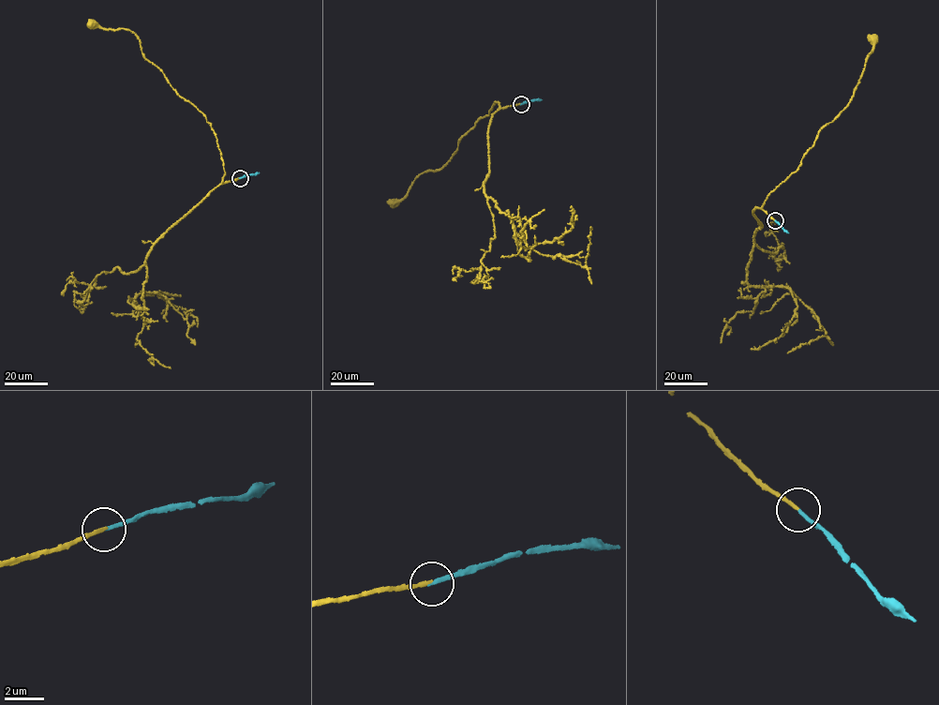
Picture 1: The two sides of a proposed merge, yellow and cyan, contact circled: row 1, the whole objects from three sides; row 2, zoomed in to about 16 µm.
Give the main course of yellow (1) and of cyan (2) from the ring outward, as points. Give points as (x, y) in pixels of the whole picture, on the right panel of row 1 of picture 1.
1: (775, 220), (762, 208), (764, 202), (796, 172), (820, 129), (833, 121), (852, 98), (872, 49), (872, 39)
2: (775, 220), (788, 232)

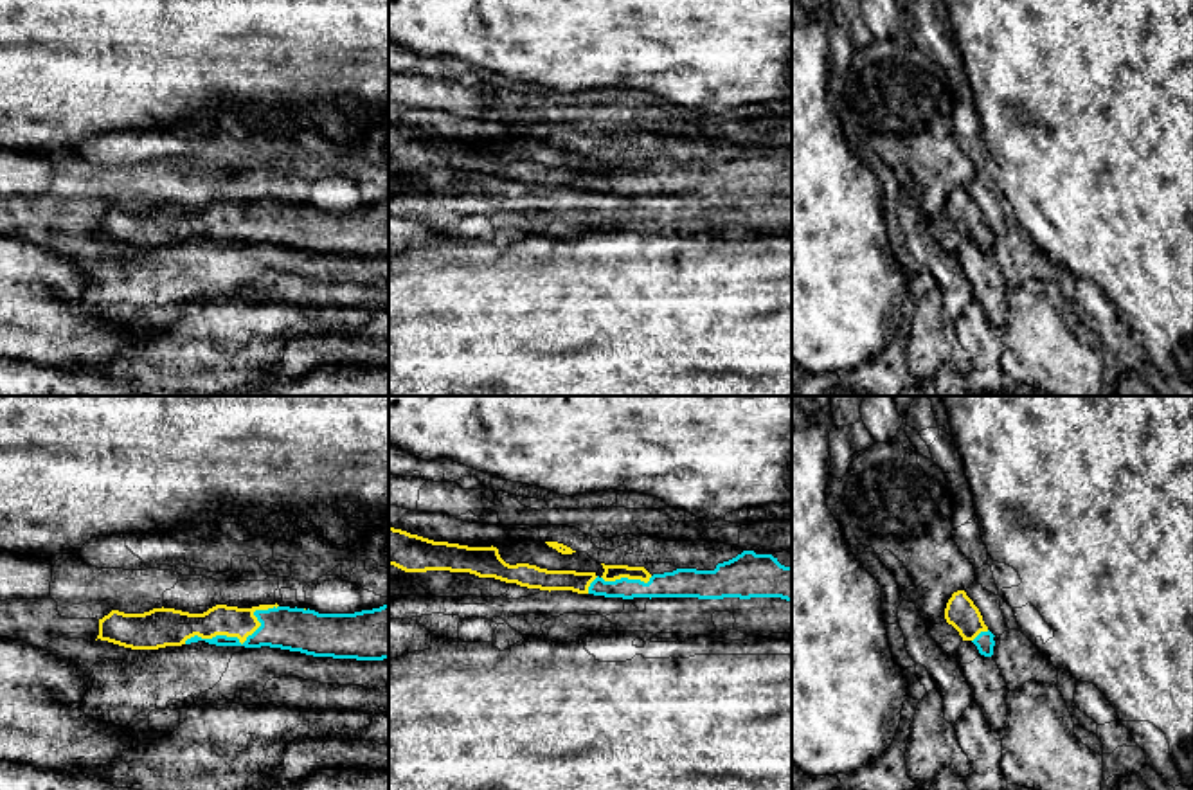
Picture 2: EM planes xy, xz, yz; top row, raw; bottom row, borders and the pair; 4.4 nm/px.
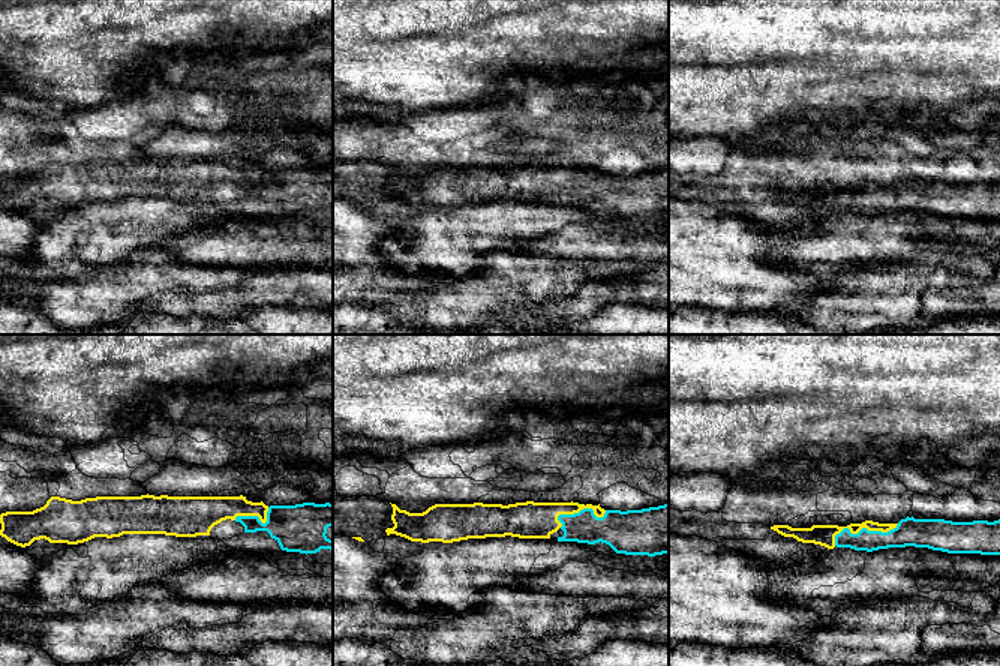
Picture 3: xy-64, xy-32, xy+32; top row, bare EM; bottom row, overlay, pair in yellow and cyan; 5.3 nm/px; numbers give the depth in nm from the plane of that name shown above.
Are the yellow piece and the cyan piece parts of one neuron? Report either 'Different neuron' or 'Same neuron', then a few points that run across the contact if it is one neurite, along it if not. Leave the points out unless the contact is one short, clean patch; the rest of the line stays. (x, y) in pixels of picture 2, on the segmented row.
Same neuron

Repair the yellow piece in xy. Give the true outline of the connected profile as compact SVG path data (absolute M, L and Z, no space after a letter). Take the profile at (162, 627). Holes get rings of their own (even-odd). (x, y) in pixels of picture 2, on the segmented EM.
M216 605L203 614L153 608L144 614L112 610L99 619L97 639L131 650L158 650L205 641L216 646L281 648L313 657L383 660L389 659L389 605L354 614L318 614L315 610L259 605L238 608Z

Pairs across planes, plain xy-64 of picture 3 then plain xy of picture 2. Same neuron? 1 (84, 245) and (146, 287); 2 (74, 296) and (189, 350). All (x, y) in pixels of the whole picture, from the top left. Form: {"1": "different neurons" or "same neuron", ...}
{"1": "same neuron", "2": "same neuron"}

